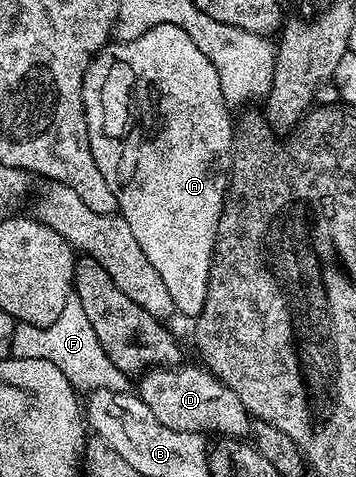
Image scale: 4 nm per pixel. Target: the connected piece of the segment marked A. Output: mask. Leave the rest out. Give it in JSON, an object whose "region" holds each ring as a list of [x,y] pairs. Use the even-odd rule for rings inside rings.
{"region":[[[165,24],[146,30],[139,38],[133,38],[127,43],[108,42],[98,55],[91,60],[91,64],[83,75],[83,109],[89,142],[93,150],[93,162],[97,170],[101,170],[101,178],[109,182],[109,190],[113,190],[113,198],[117,198],[118,215],[129,222],[129,230],[133,230],[133,238],[137,238],[137,246],[141,246],[145,258],[153,265],[153,270],[165,282],[169,290],[169,298],[173,298],[173,306],[181,317],[194,318],[201,314],[201,306],[205,306],[205,294],[210,288],[209,270],[211,256],[215,252],[215,238],[219,235],[219,219],[223,213],[223,198],[229,183],[228,169],[231,167],[233,151],[233,116],[229,105],[221,94],[221,78],[217,78],[217,70],[205,54],[197,50],[196,43],[179,25]]]}

